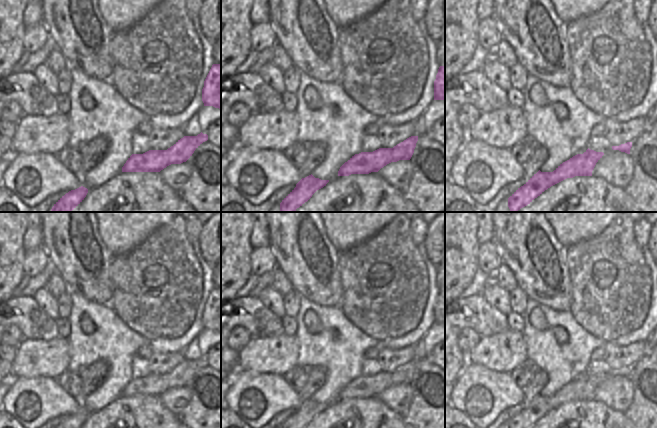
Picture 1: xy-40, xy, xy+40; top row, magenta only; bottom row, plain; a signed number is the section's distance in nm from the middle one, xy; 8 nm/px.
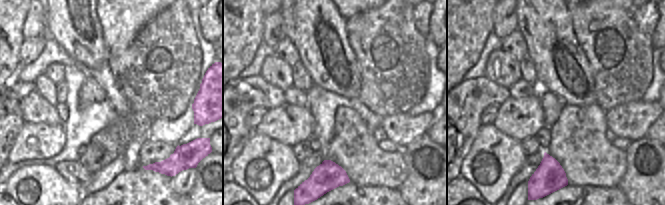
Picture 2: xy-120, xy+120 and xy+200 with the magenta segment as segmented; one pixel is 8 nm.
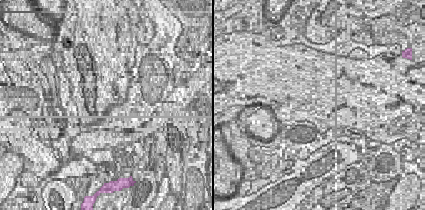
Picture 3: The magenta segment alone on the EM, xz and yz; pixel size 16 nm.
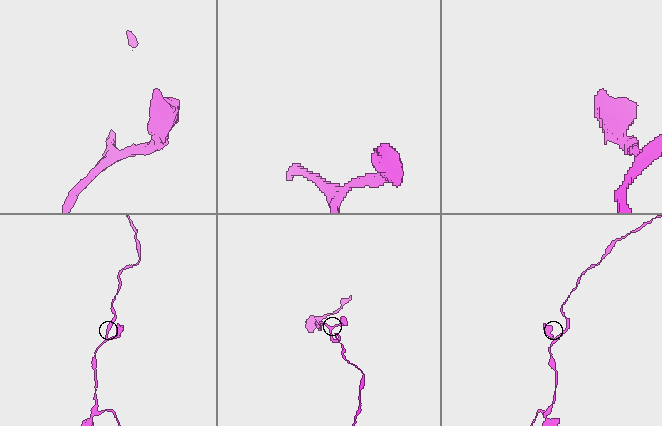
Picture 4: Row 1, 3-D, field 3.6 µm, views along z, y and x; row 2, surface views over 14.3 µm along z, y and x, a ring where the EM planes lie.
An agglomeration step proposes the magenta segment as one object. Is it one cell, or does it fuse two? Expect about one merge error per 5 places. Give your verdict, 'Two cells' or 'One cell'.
One cell

